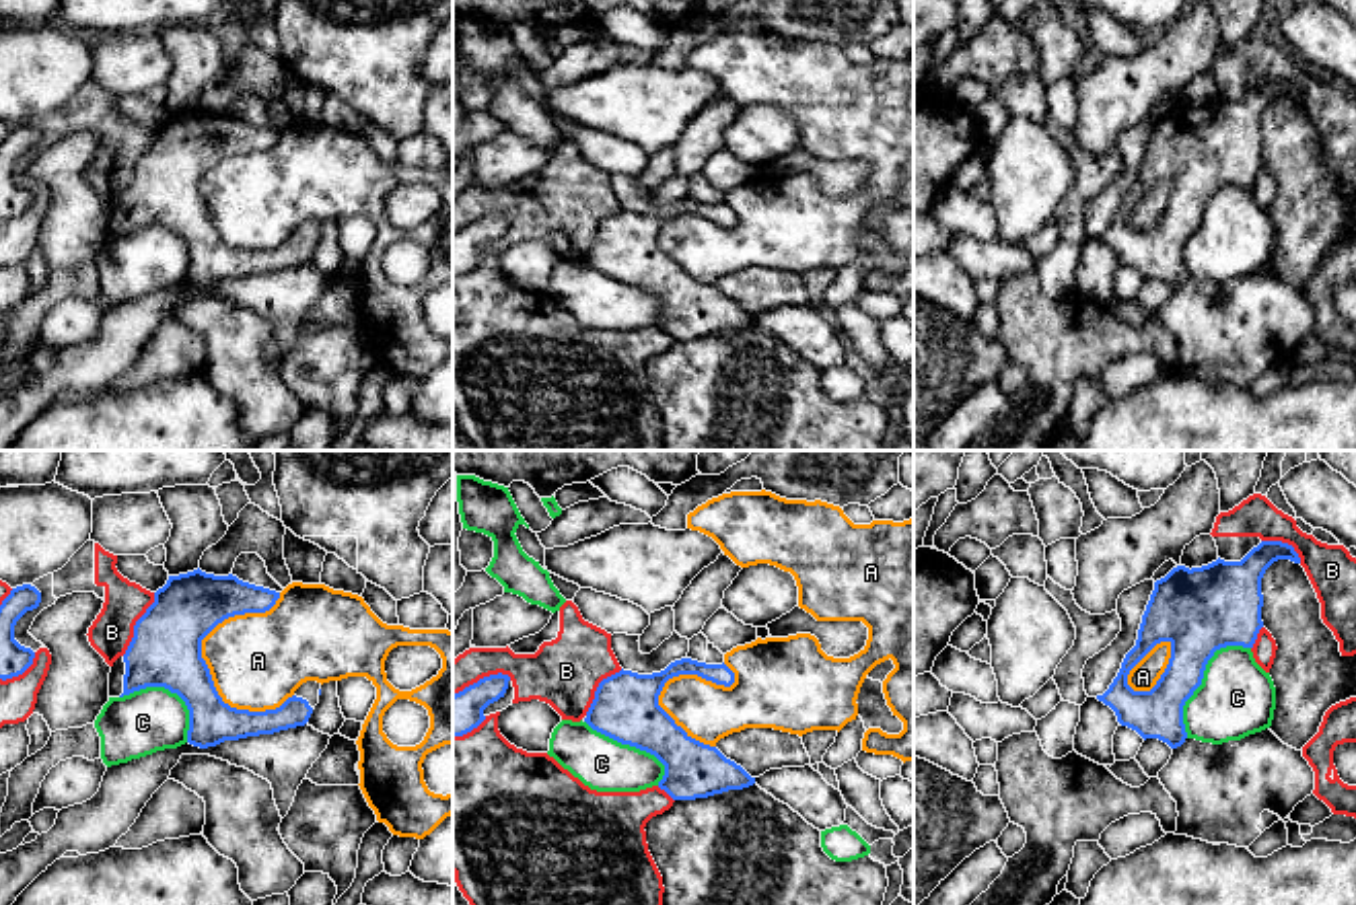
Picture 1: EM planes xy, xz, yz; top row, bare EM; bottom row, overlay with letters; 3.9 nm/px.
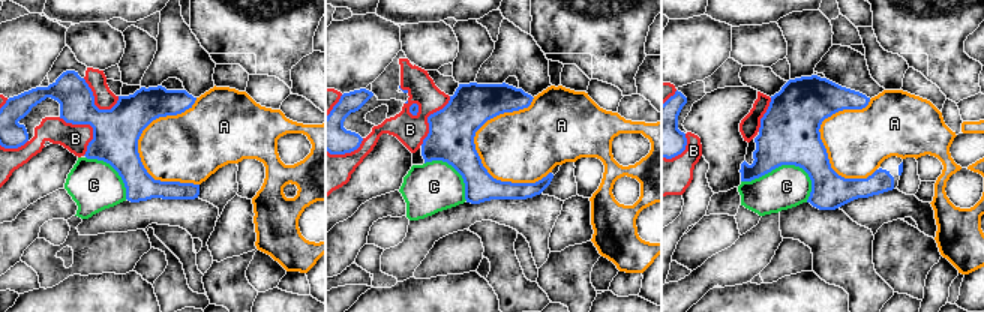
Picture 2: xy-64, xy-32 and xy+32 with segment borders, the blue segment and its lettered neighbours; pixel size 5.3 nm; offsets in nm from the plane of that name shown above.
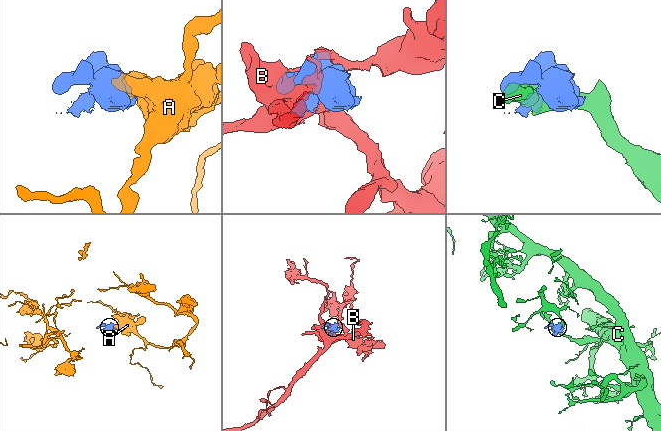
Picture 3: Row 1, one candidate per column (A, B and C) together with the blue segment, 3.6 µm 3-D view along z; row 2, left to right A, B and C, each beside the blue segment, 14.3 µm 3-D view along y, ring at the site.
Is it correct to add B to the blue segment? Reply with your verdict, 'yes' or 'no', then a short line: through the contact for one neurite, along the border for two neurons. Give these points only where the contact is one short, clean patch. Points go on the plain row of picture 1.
yes

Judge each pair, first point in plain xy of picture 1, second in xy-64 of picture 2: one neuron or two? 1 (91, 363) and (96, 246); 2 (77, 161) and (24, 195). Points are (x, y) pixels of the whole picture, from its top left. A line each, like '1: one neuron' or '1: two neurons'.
1: two neurons
2: one neuron

